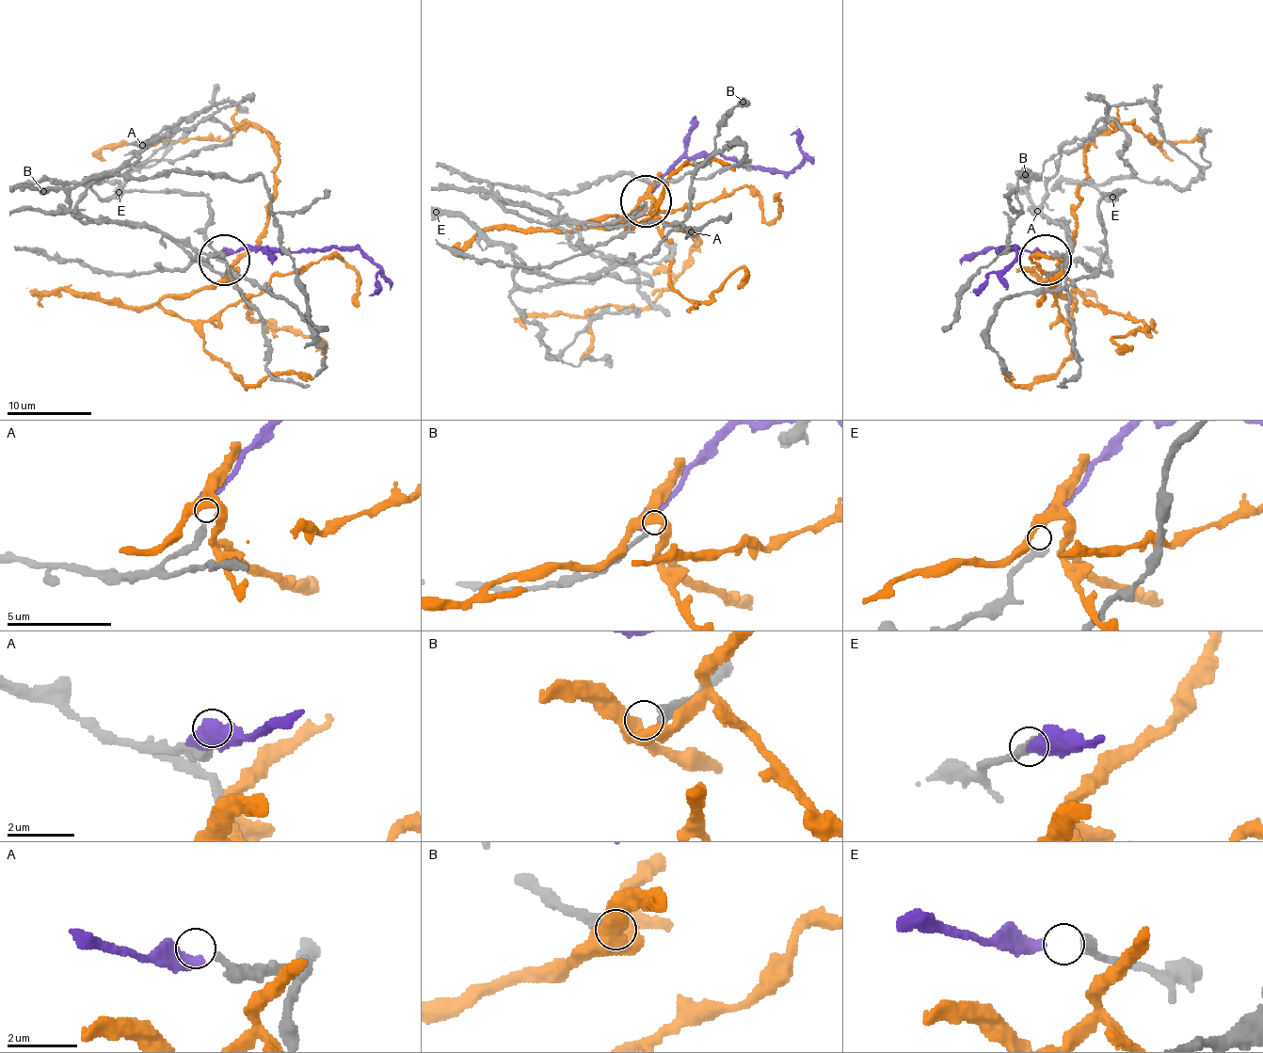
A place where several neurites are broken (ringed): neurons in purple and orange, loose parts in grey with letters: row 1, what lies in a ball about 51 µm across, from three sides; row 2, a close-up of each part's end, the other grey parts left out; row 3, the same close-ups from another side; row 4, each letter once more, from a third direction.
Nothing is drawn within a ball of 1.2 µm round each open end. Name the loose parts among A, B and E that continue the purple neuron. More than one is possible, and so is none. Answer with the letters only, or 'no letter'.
E

